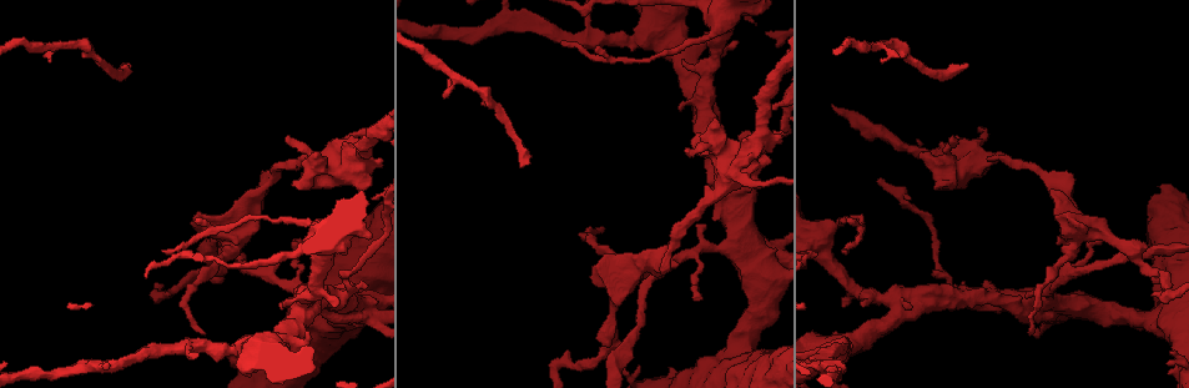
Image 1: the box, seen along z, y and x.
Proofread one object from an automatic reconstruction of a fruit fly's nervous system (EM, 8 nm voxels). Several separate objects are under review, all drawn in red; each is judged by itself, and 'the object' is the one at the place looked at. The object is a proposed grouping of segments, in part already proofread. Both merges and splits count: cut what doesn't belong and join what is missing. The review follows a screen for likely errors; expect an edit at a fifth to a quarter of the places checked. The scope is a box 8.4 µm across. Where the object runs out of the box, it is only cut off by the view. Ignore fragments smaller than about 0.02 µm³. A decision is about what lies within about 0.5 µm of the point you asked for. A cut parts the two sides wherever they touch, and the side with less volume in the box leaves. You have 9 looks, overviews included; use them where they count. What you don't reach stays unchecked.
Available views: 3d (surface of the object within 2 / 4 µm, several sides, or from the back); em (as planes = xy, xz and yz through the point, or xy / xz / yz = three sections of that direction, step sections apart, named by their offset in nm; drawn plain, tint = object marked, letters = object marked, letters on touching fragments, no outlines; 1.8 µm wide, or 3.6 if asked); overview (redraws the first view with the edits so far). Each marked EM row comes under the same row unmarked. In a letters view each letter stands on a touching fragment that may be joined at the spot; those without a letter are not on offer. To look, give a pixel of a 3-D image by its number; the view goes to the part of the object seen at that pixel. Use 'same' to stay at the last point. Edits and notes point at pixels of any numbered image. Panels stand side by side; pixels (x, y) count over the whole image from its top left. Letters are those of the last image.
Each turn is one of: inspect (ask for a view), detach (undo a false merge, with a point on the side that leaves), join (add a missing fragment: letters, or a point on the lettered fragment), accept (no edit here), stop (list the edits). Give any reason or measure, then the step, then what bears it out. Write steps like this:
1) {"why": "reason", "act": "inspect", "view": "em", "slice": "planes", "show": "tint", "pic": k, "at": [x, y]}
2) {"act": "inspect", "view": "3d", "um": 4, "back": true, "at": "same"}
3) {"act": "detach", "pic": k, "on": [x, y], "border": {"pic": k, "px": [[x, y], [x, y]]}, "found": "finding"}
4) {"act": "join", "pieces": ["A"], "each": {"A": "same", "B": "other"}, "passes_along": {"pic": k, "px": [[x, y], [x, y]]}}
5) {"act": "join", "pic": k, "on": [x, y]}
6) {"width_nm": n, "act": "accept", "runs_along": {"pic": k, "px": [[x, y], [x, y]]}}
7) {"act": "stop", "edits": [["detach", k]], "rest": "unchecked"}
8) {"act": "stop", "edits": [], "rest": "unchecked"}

{"why": "three arms meet", "act": "inspect", "view": "em", "slice": "planes", "show": "letters", "pic": 1, "at": [702, 103]}

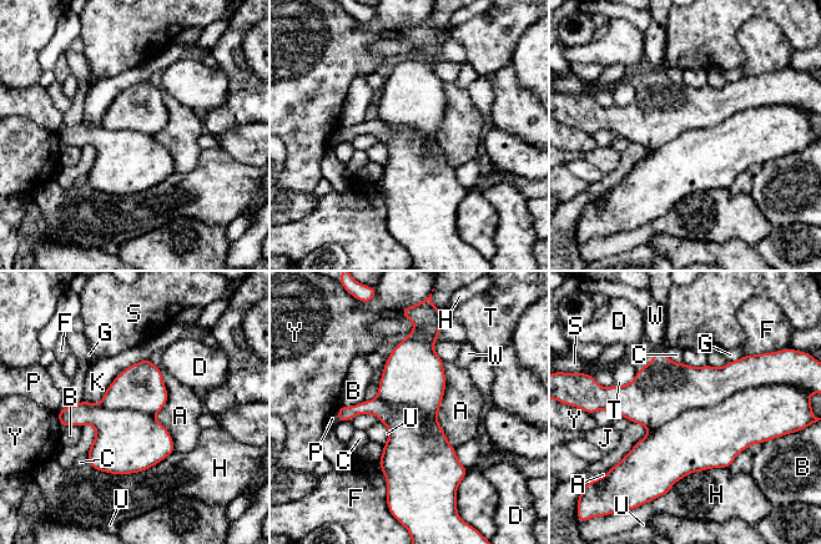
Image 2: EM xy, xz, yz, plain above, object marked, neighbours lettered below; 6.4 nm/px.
{"longest_contact_nm": ["H", 550], "act": "detach", "pic": 2, "on": [679, 387], "each": {"A": "other", "B": "other", "C": "other", "D": "other", "F": "other", "G": "other", "H": "other", "J": "other", "K": "other", "P": "other", "S": "other", "T": "other", "U": "other", "W": "other", "Y": "other"}, "border": {"pic": 2, "px": [[771, 384], [685, 409], [650, 431]]}, "found": "a second neuron is stuck on"}

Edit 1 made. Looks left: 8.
{"act": "inspect", "view": "overview"}

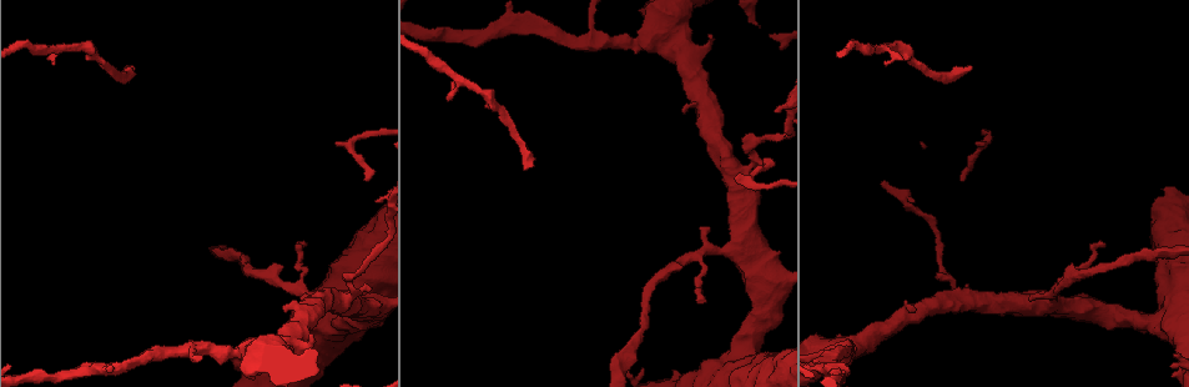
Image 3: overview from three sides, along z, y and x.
{"why": "tapers out", "act": "inspect", "view": "em", "um": 3.6, "slice": "planes", "show": "letters", "pic": 3, "at": [452, 88]}

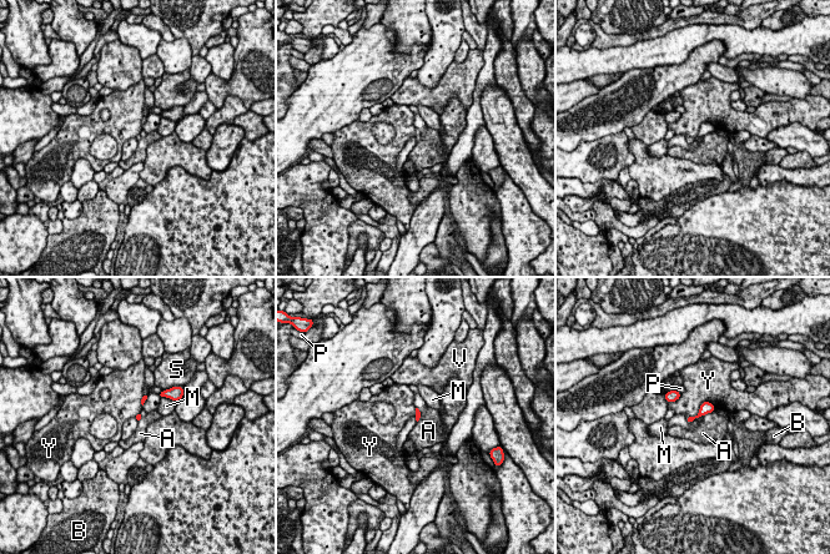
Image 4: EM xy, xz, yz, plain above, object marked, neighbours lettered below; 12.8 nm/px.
{"act": "accept", "each": {"A": "other", "B": "other", "M": "other", "P": "other", "S": "other", "V": "other", "Y": "other"}, "border": {"pic": 4, "px": [[715, 407], [703, 402], [687, 417]]}, "found": "no lettered fragment goes on from it"}

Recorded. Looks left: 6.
{"why": "thin end", "act": "inspect", "view": "em", "slice": "planes", "show": "letters", "pic": 3, "at": [971, 68]}

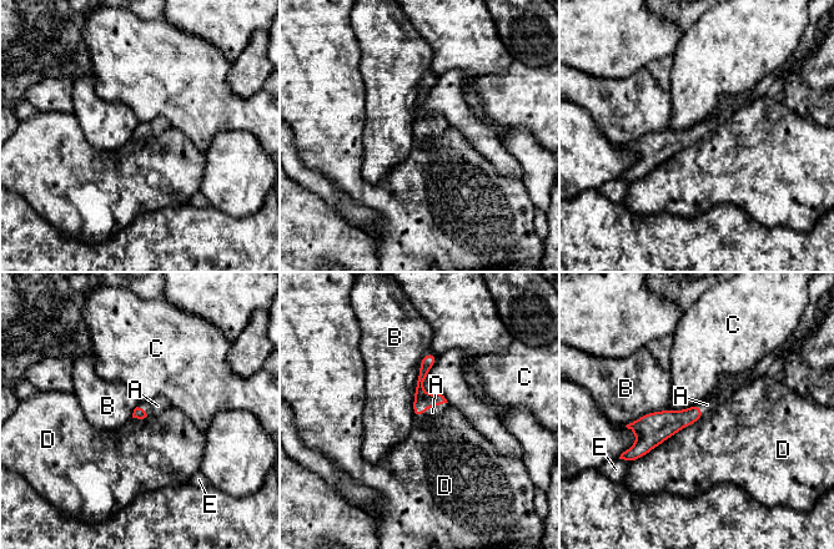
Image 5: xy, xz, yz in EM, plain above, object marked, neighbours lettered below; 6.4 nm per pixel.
{"act": "join", "pic": 5, "on": [432, 412], "each": {"A": "same", "B": "other", "C": "other", "D": "other", "E": "other"}, "passes_along": {"pic": 5, "px": [[422, 401], [432, 404], [432, 412]]}, "found": "it goes on there"}

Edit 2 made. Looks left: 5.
{"act": "stop", "edits": [["detach", 2], ["join", 5]], "rest": "unchecked"}

